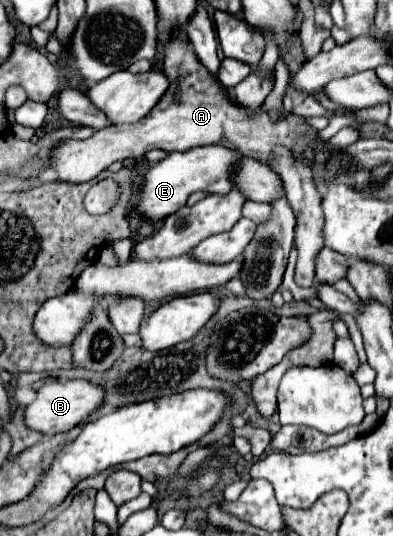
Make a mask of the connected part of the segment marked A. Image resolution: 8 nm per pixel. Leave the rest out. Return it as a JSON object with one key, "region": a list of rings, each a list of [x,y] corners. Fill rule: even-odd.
{"region":[[[170,38],[162,72],[170,82],[168,94],[164,94],[164,98],[160,98],[162,102],[156,104],[140,122],[106,126],[88,140],[66,140],[50,150],[50,168],[58,172],[58,180],[74,184],[88,182],[102,170],[106,170],[112,162],[138,158],[154,148],[174,152],[190,150],[196,146],[222,144],[230,150],[238,150],[242,156],[268,162],[270,150],[276,144],[282,144],[294,152],[294,158],[298,158],[298,162],[306,164],[302,156],[306,144],[312,144],[312,148],[320,144],[316,142],[316,130],[310,128],[300,116],[280,110],[284,118],[280,122],[272,122],[266,108],[246,108],[232,102],[230,96],[220,90],[216,78],[212,78],[212,74],[200,64],[188,38]]]}

